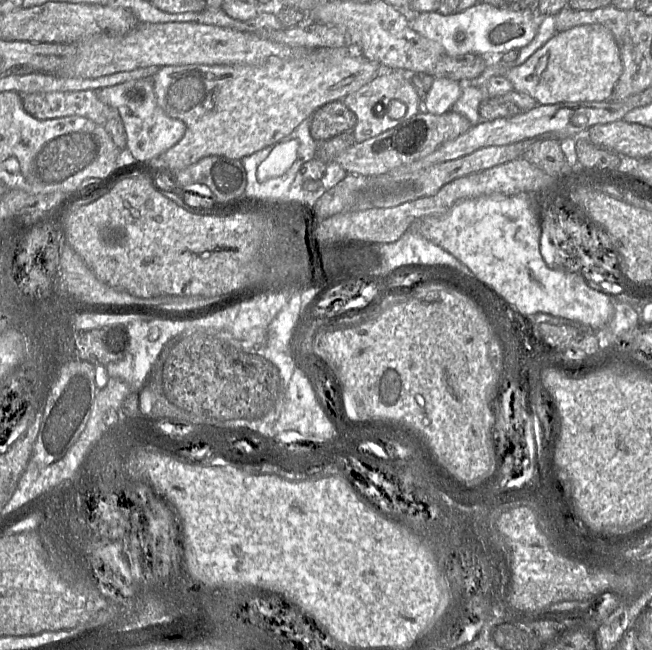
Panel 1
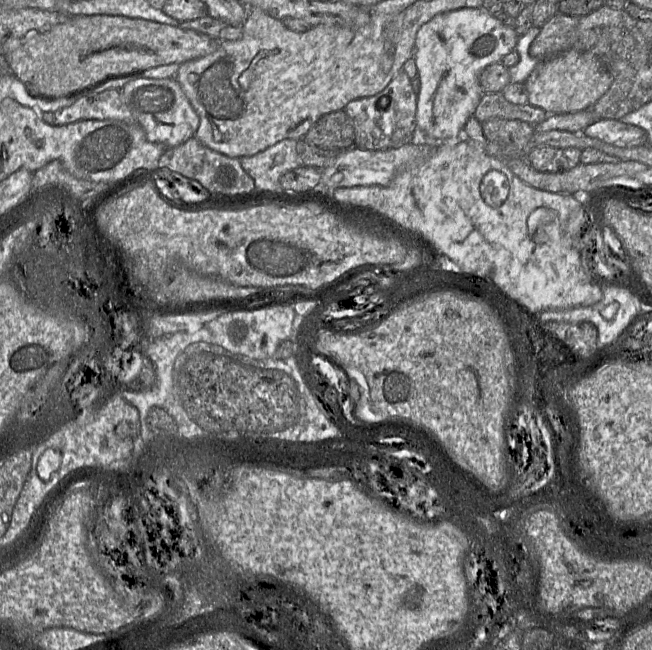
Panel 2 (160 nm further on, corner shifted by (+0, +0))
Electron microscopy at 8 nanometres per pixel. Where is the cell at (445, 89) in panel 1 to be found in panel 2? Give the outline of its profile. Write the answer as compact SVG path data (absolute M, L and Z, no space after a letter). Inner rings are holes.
M483 7L444 12L420 27L412 57L420 78L416 124L424 141L457 141L462 136L467 120L474 115L484 93L479 83L481 72L513 51L518 39L514 28L503 24Z

